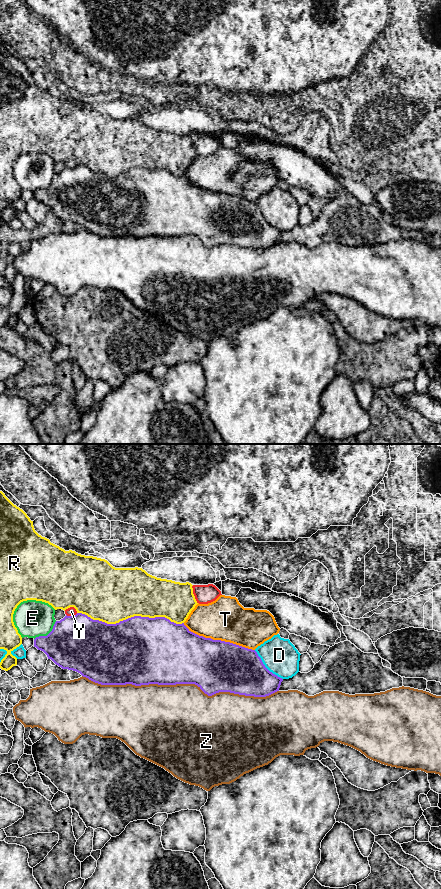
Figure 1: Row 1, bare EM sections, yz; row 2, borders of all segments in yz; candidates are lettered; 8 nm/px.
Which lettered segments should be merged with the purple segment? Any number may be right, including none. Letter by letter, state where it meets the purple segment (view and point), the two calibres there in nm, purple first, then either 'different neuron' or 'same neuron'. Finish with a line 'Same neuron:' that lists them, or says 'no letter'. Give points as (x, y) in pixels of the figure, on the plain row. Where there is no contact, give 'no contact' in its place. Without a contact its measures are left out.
D: meets purple in yz at (265, 219); 380 nm thick on the purple side, 280 nm on the other; different neuron
E: meets purple in yz at (48, 186); 440 nm thick on the purple side, 300 nm on the other; different neuron
R: meets purple in yz at (130, 170); 500 nm thick on the purple side, 440 nm on the other; different neuron
T: meets purple in yz at (219, 192); 420 nm thick on the purple side, 340 nm on the other; different neuron
Y: meets purple in yz at (71, 168); 440 nm thick on the purple side, 70 nm on the other; different neuron
Z: meets purple in yz at (180, 235); 500 nm thick on the purple side, 500 nm on the other; different neuron
Same neuron: no letter

